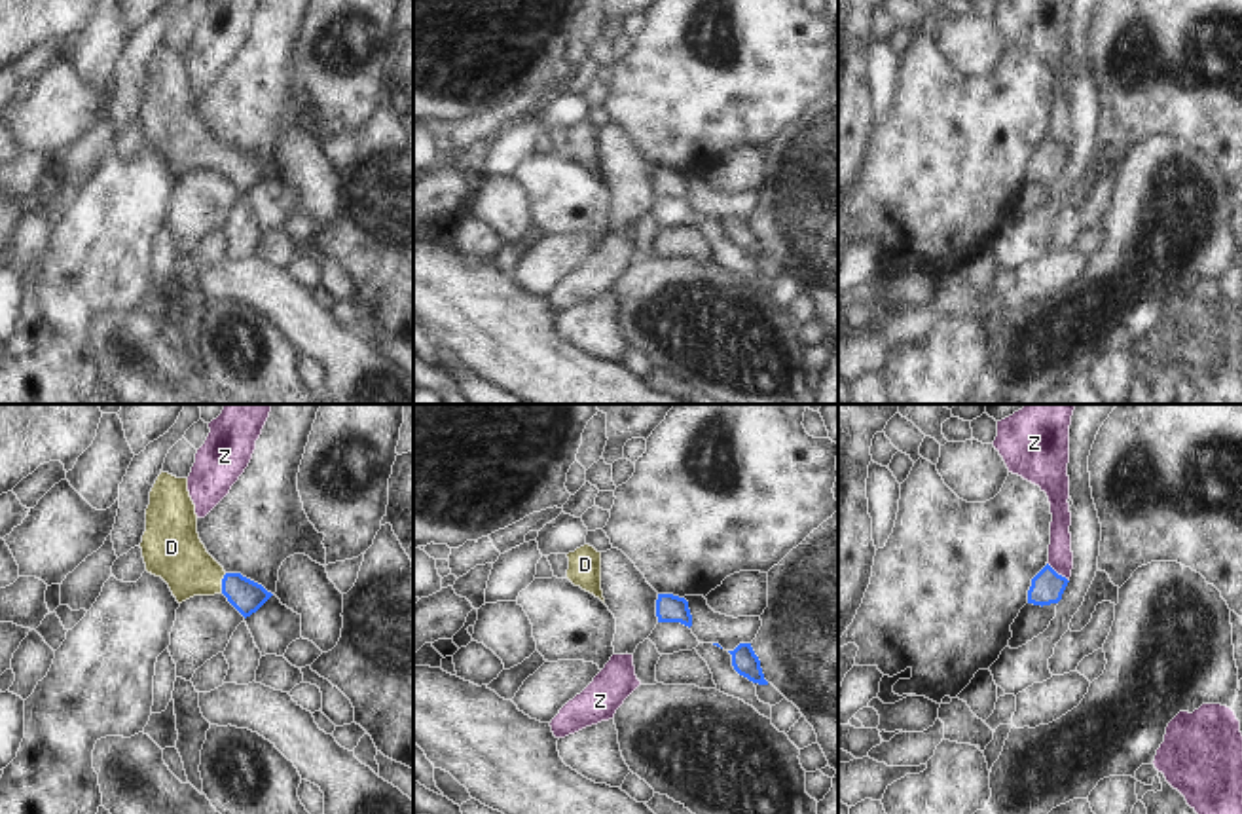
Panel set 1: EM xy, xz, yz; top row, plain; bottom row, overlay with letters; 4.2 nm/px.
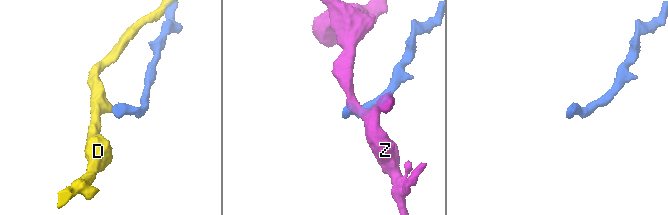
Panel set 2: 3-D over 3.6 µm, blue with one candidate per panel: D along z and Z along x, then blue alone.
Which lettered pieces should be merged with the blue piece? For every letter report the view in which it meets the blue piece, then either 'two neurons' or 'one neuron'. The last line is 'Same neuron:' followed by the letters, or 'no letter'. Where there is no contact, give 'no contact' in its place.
D: meets blue in xy; one neuron
Z: meets blue in yz; two neurons
Same neuron: D

